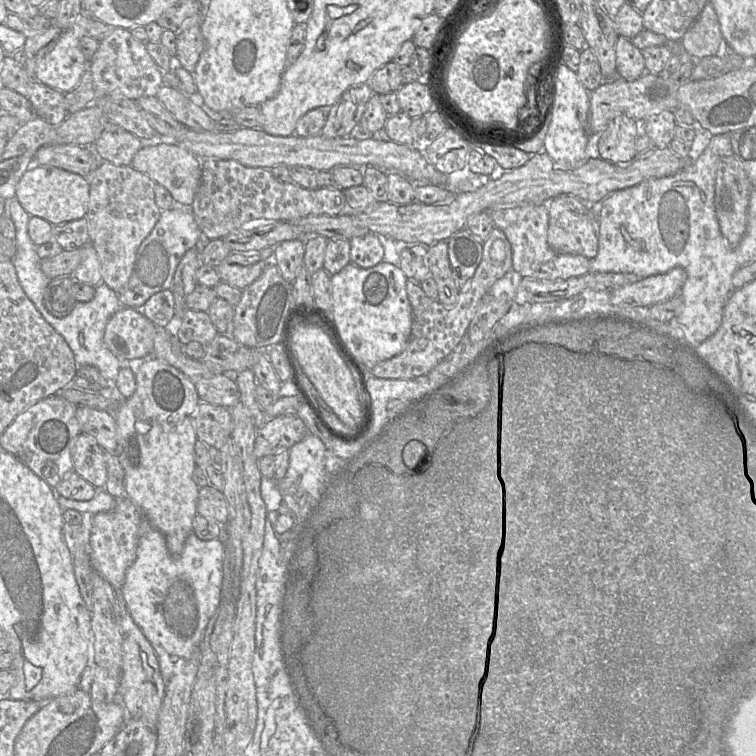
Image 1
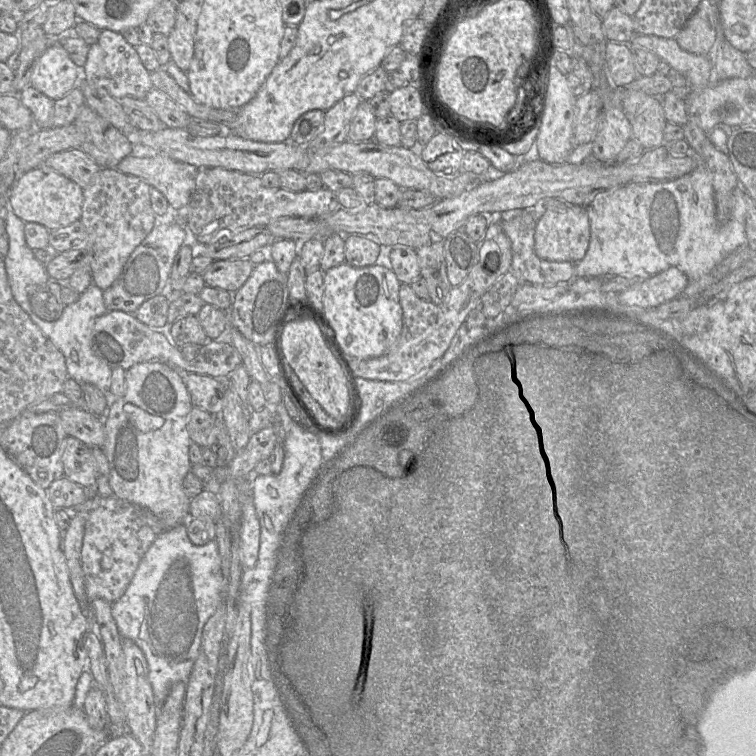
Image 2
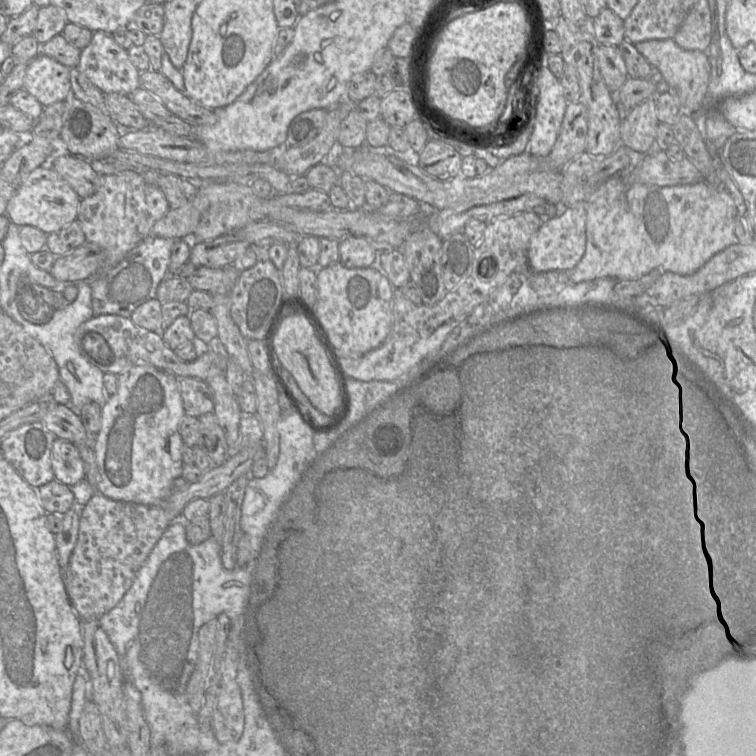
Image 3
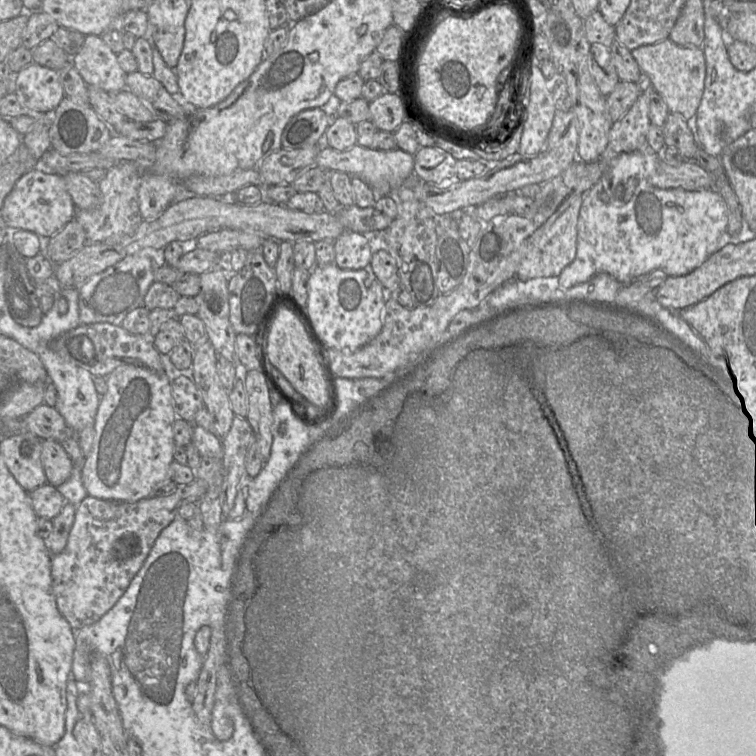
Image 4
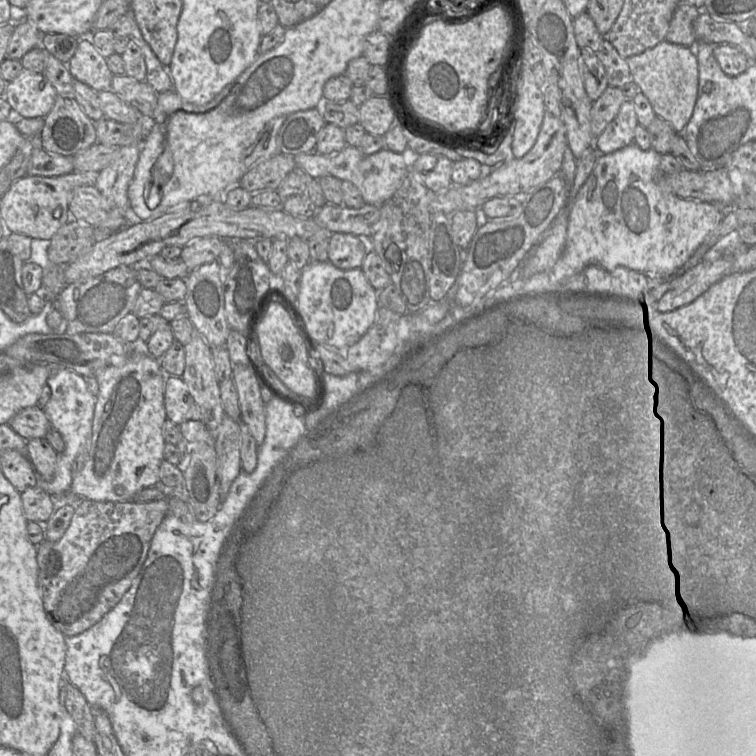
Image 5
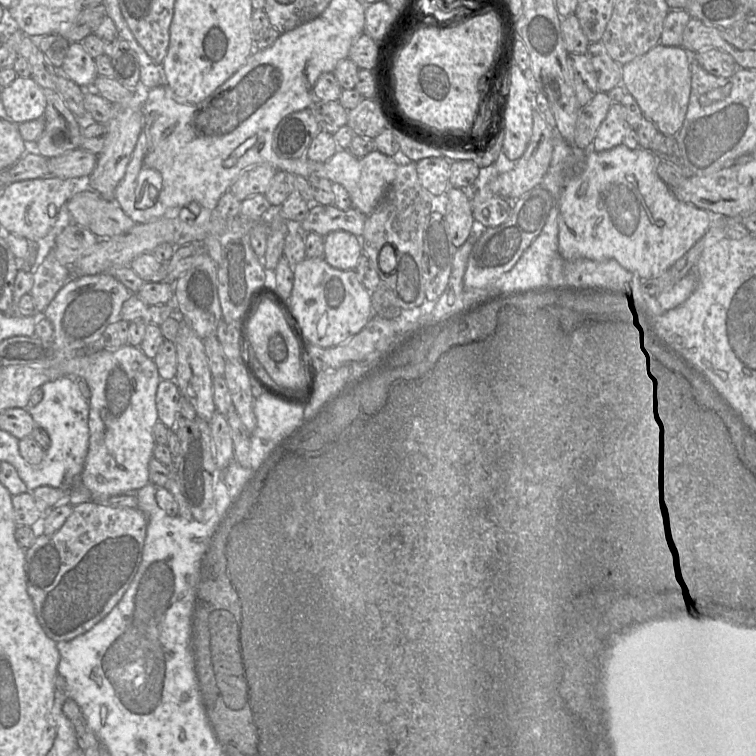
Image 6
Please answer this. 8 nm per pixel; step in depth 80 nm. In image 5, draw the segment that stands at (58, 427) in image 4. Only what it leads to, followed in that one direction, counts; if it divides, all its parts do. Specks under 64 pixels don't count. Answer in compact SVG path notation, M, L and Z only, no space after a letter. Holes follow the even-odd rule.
M38 405L21 410L11 418L8 425L26 440L43 439L52 428L43 408Z

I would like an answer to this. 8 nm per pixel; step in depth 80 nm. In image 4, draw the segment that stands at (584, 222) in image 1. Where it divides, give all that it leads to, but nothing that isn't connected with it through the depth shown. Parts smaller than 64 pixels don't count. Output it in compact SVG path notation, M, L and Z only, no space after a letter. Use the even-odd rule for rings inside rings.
M582 195L577 197L561 215L550 217L526 240L525 256L520 262L515 278L526 281L538 277L558 277L574 260L577 248L577 222L582 200Z

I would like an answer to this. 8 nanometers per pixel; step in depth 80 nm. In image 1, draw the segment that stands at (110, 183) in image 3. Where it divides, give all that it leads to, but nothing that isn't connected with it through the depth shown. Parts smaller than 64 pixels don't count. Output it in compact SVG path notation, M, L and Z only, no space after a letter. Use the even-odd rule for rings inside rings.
M100 162L89 177L89 204L84 217L88 224L89 243L97 252L102 282L116 293L128 283L137 250L160 217L161 210L155 203L155 184L131 166L116 166L110 162Z

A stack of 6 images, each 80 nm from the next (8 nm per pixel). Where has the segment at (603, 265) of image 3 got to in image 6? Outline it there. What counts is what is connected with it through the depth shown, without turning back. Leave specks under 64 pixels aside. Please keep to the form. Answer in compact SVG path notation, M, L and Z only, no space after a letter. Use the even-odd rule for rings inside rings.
M620 144L612 149L602 152L596 152L592 149L585 151L584 167L574 174L569 174L565 181L563 191L559 196L558 251L560 255L564 259L586 258L596 261L614 259L623 268L634 273L641 279L658 277L681 259L691 249L691 247L704 236L708 228L711 226L714 215L704 209L700 209L692 204L688 204L677 199L677 197L672 193L671 188L668 187L659 177L657 172L659 163L659 158L651 151L640 147L631 149L624 144Z

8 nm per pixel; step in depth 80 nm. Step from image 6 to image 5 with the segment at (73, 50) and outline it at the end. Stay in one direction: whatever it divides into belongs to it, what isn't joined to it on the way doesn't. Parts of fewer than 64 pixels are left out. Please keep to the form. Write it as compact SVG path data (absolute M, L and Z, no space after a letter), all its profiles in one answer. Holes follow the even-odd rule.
M91 33L80 35L76 51L66 63L74 79L91 87L96 92L110 91L113 74L105 58L91 42Z

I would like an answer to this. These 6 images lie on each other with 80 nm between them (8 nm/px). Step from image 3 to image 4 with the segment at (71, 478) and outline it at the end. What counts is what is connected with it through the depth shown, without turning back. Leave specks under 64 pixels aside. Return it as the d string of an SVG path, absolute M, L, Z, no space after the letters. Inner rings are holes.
M43 440L41 462L47 483L57 487L71 475L73 463L70 456L57 441Z

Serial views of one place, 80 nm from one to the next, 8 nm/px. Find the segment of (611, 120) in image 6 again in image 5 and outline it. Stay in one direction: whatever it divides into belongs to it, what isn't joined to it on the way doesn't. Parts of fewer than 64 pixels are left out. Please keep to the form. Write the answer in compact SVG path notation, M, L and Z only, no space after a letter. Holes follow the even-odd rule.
M626 99L616 117L594 140L599 154L608 154L634 143L635 129L639 125L632 99Z

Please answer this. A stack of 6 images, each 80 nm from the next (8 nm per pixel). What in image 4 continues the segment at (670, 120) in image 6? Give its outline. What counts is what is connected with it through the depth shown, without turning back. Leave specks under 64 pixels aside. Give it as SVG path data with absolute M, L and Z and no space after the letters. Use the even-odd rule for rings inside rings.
M669 38L631 50L650 86L664 99L670 113L680 113L687 121L696 115L704 92L706 61L702 48L680 46Z

